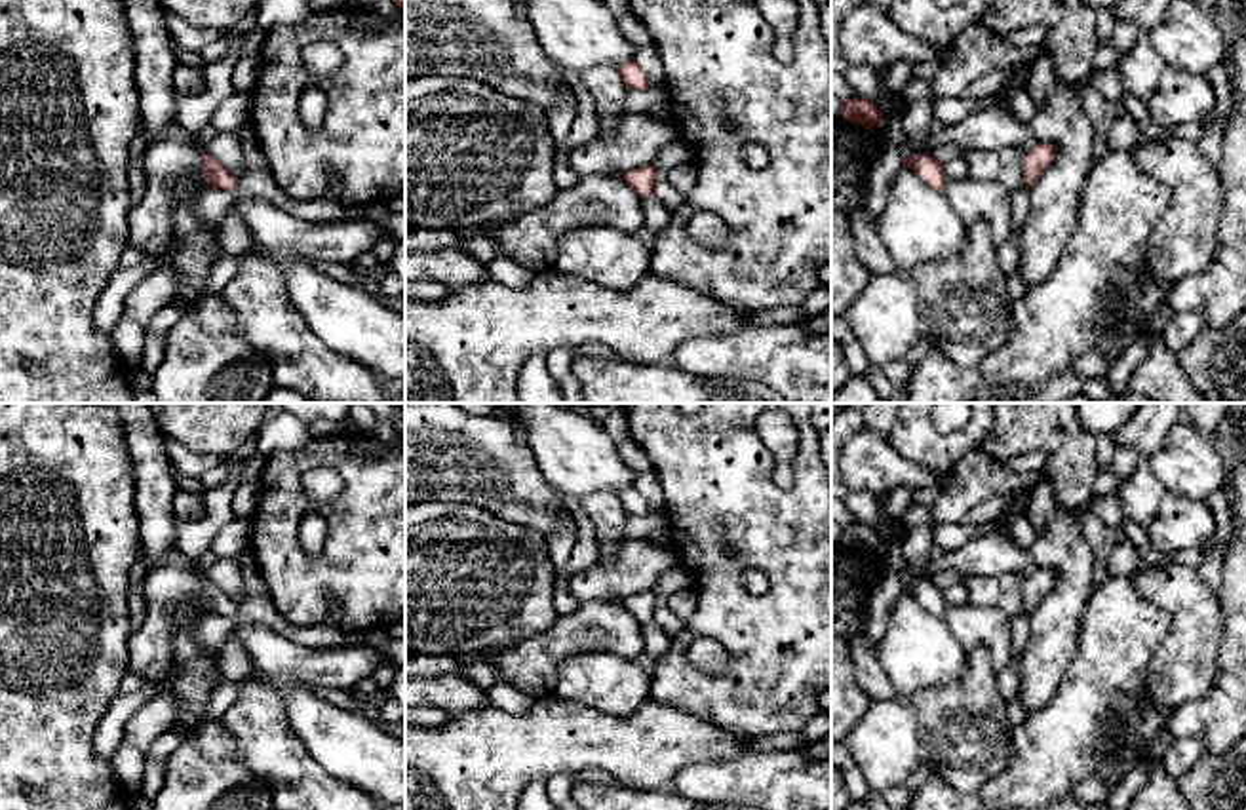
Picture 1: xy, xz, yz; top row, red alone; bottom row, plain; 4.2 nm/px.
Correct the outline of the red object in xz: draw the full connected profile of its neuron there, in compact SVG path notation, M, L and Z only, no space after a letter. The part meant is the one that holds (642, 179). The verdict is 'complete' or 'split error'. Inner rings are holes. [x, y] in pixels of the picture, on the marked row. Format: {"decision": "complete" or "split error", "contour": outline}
{"decision": "complete", "contour": "M652 164L641 165L637 169L630 169L622 175L622 179L633 188L633 192L645 200L654 194L656 177L660 173Z"}

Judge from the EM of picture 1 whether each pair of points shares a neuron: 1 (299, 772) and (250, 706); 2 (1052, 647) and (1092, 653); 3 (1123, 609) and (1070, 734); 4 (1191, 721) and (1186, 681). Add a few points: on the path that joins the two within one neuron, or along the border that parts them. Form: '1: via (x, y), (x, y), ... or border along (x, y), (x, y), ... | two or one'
1: via (282, 755), (261, 734), (257, 723) | one
2: border along (1085, 607), (1079, 618), (1077, 651), (1056, 691) | two
3: via (1115, 639), (1109, 674), (1096, 689), (1096, 704) | one
4: border along (1218, 668), (1207, 693), (1168, 712) | two

